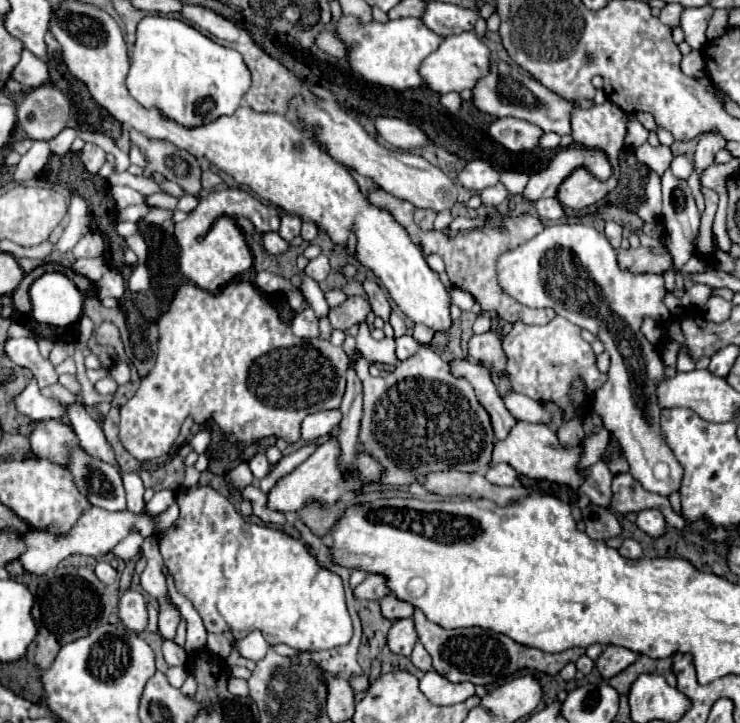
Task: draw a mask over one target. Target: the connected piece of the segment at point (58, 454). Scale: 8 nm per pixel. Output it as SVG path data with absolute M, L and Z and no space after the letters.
M47 418L39 420L35 430L31 432L31 448L39 458L45 458L53 464L65 466L73 474L73 482L79 488L79 492L95 506L101 506L105 510L127 510L127 500L125 500L125 488L121 474L117 472L115 466L87 454L87 450L81 446L73 426L63 420L63 418Z

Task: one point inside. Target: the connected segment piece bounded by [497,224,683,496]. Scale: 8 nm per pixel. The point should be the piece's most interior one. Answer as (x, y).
(610, 301)

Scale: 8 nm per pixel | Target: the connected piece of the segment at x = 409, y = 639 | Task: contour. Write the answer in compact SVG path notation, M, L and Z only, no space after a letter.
M395 620L389 634L387 634L387 646L393 654L411 656L411 650L417 642L417 632L413 626L413 620Z

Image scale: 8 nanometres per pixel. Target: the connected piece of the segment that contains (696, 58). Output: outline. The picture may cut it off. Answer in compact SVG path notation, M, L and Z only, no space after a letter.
M691 50L689 54L685 54L681 60L681 70L687 76L701 78L703 76L703 54L699 50Z

